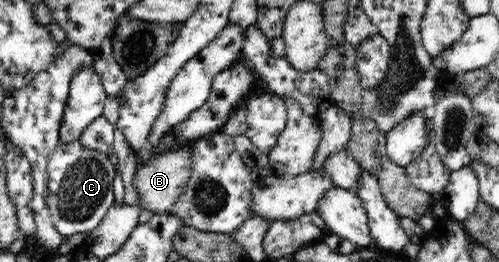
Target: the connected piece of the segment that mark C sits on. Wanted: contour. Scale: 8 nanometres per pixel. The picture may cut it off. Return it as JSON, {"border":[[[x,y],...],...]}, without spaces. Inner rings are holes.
{"border":[[[79,141],[60,143],[48,157],[47,174],[48,196],[47,206],[51,212],[51,220],[62,237],[74,233],[88,233],[99,225],[105,217],[113,201],[113,179],[116,167],[109,162],[107,154],[84,149]]]}

